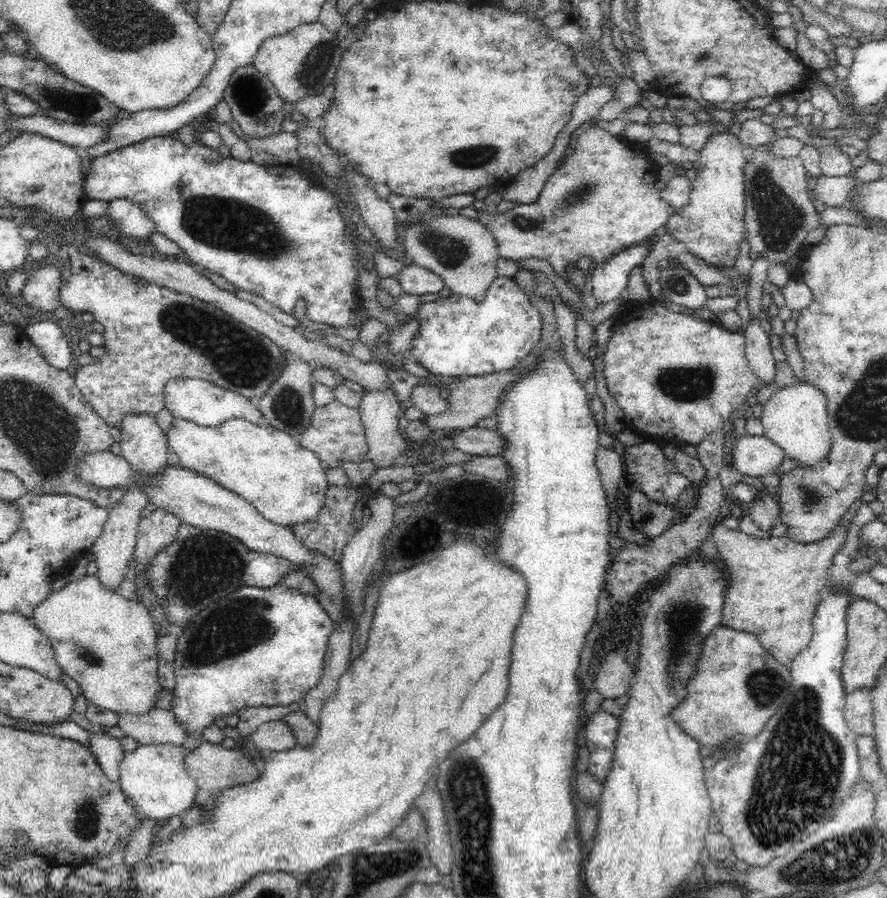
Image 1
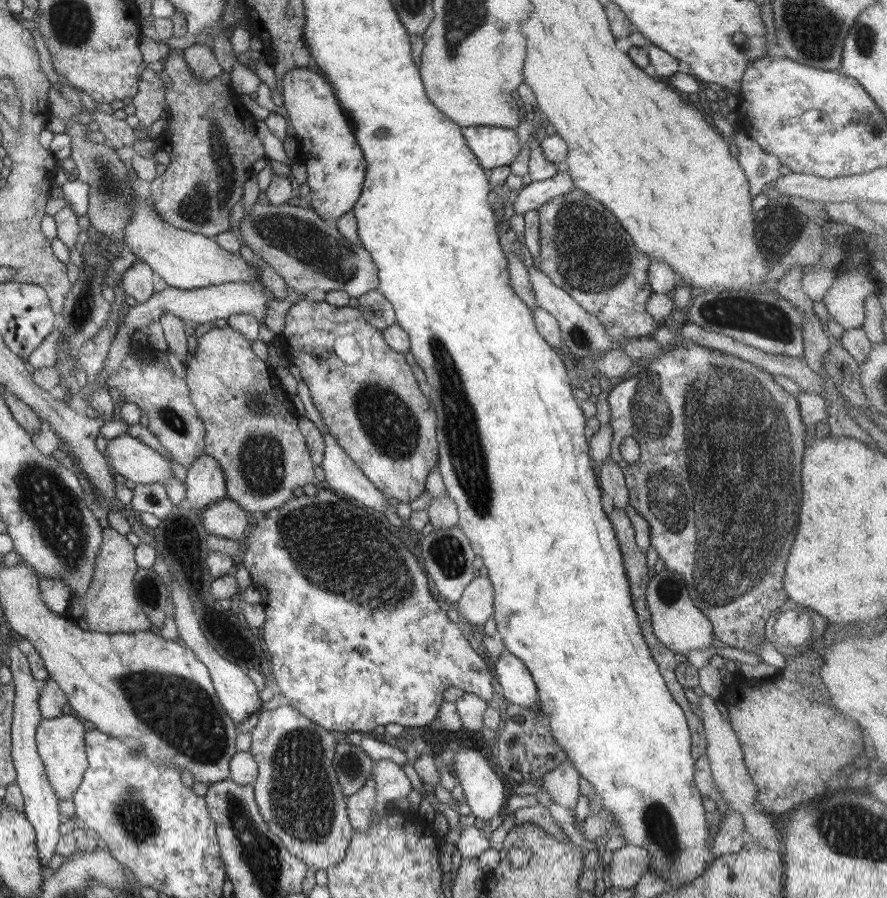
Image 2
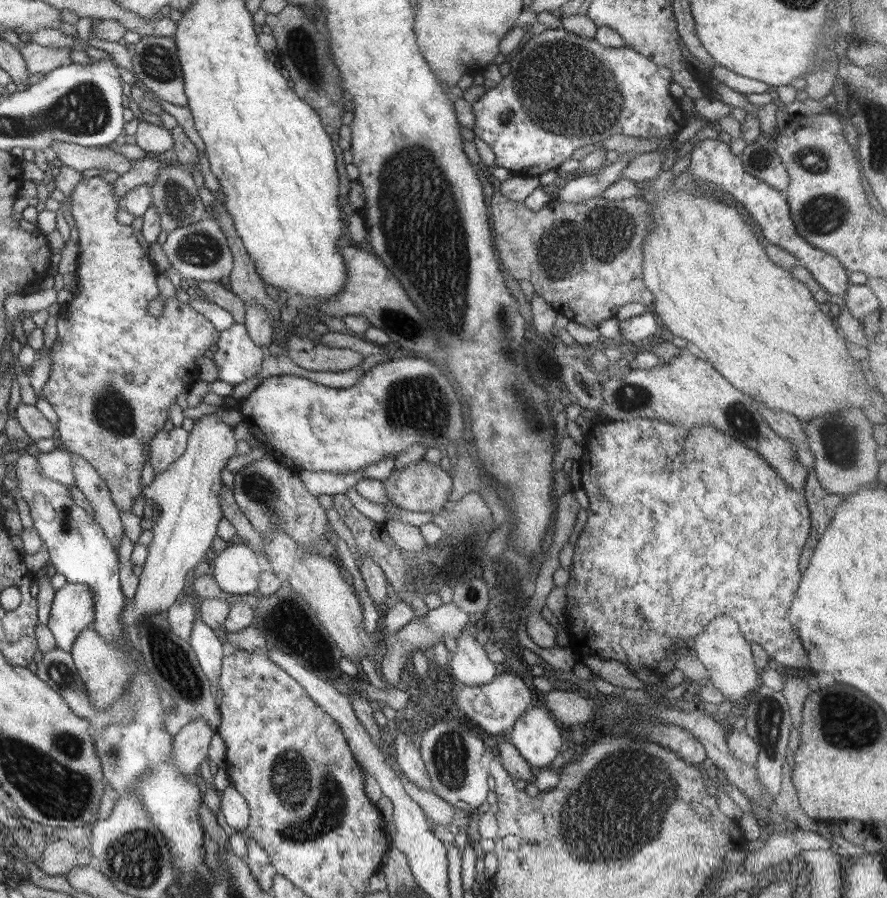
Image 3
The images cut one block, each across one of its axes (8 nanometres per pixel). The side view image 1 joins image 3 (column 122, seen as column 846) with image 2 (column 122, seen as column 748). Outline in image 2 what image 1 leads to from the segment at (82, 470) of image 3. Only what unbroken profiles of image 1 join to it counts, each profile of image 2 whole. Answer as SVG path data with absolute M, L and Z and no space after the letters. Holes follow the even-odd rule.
M107 527L101 532L98 551L89 584L82 595L69 600L65 618L84 632L131 635L136 631L149 631L151 623L134 597L133 575L138 568L134 560L134 547L127 542L125 535L121 536Z

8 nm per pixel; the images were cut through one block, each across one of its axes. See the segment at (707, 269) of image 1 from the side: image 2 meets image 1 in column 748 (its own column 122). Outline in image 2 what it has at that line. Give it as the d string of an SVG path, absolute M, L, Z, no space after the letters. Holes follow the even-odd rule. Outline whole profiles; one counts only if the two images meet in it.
M136 259L123 272L120 278L124 295L135 299L137 303L147 303L147 300L157 289L156 276L144 260Z

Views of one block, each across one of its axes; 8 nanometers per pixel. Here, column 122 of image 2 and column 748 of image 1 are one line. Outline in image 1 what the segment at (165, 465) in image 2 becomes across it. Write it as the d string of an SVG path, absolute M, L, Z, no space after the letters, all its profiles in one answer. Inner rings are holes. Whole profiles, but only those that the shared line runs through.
M745 434L736 439L731 451L732 466L749 481L759 481L774 474L784 453L764 435Z

